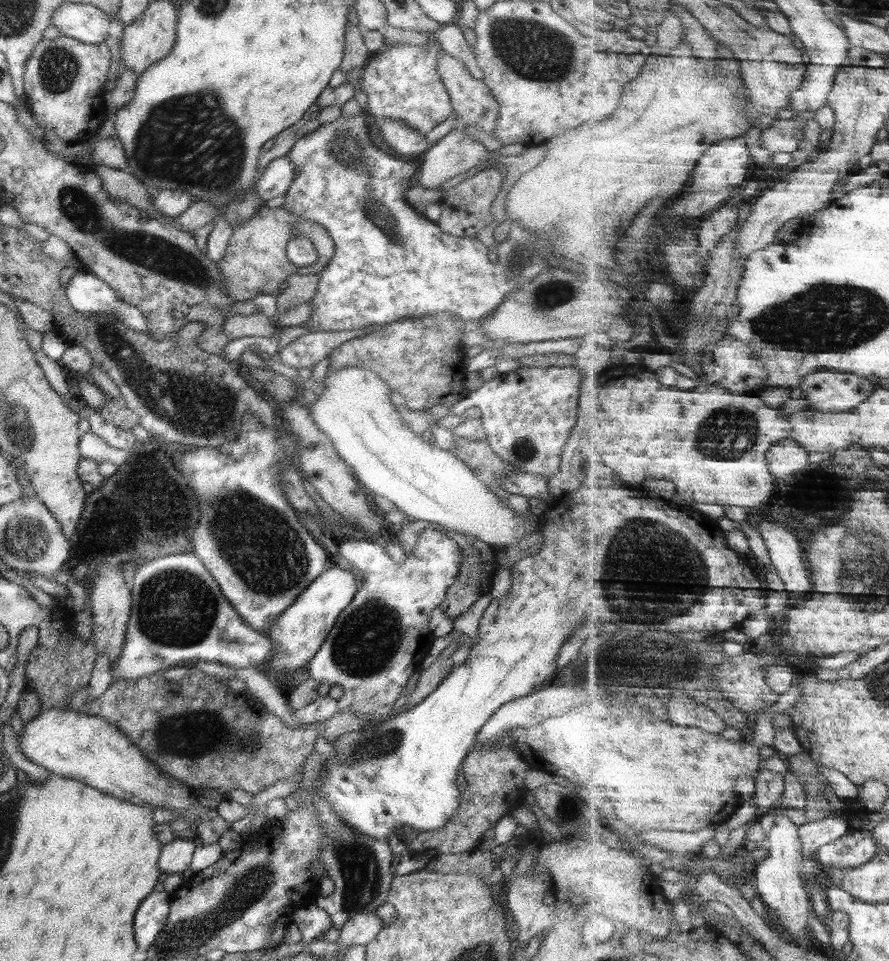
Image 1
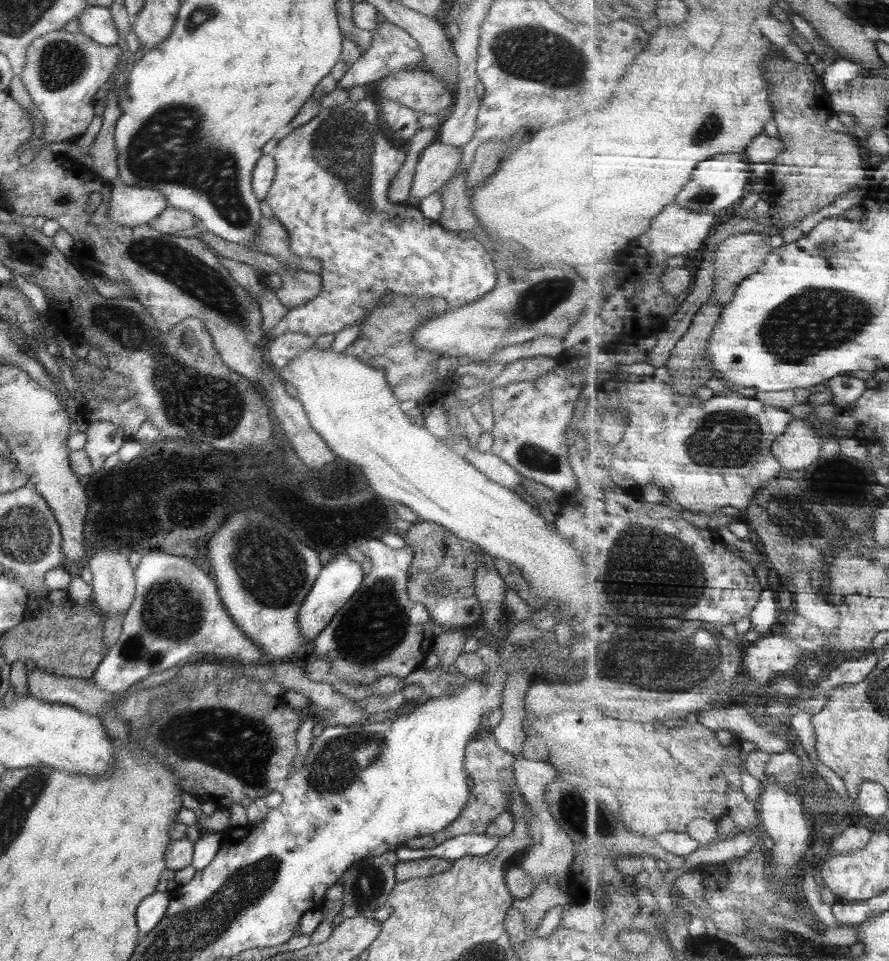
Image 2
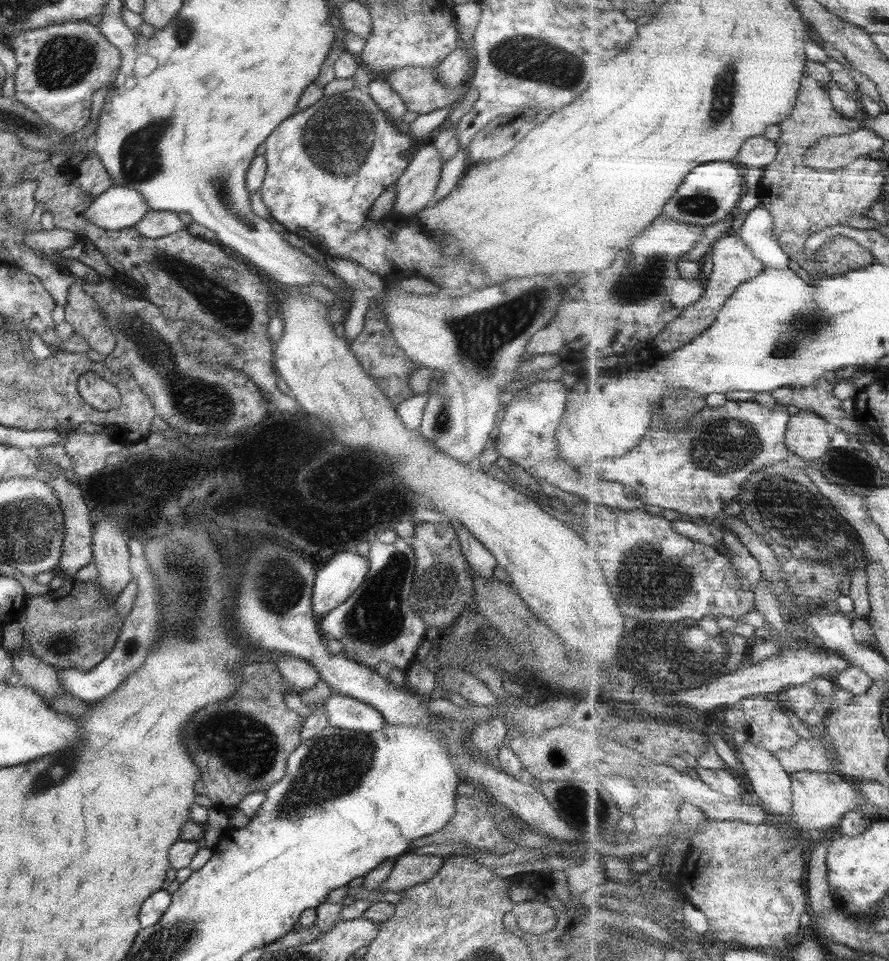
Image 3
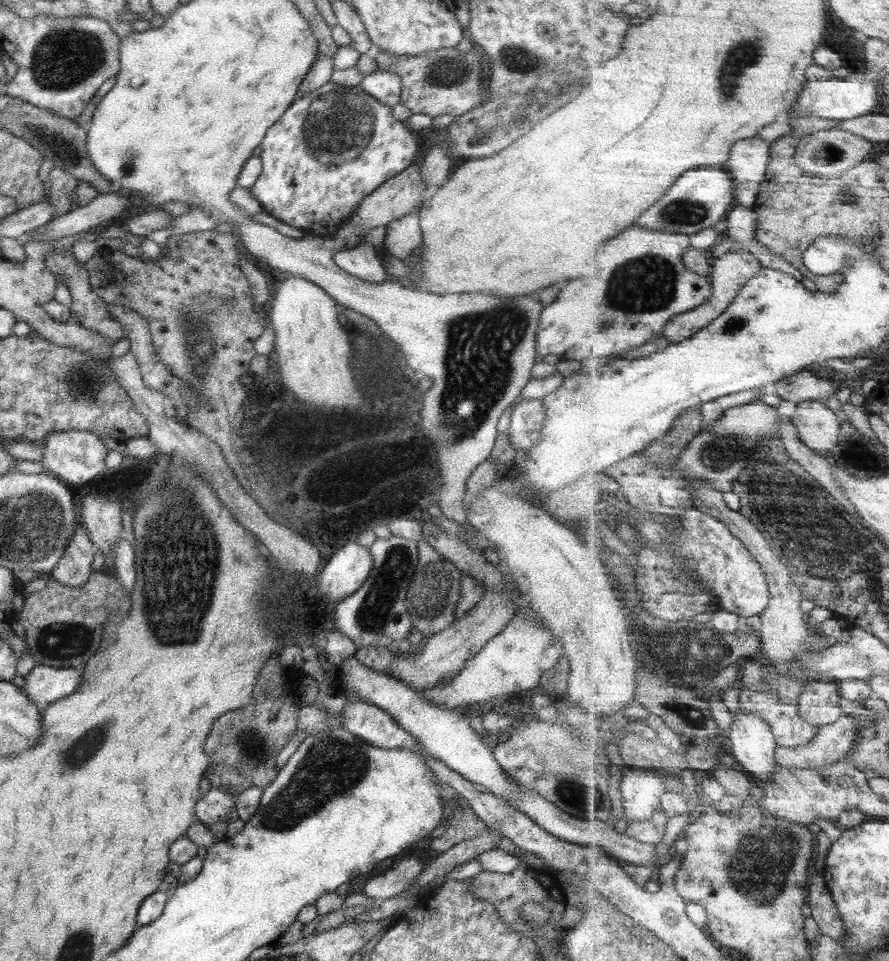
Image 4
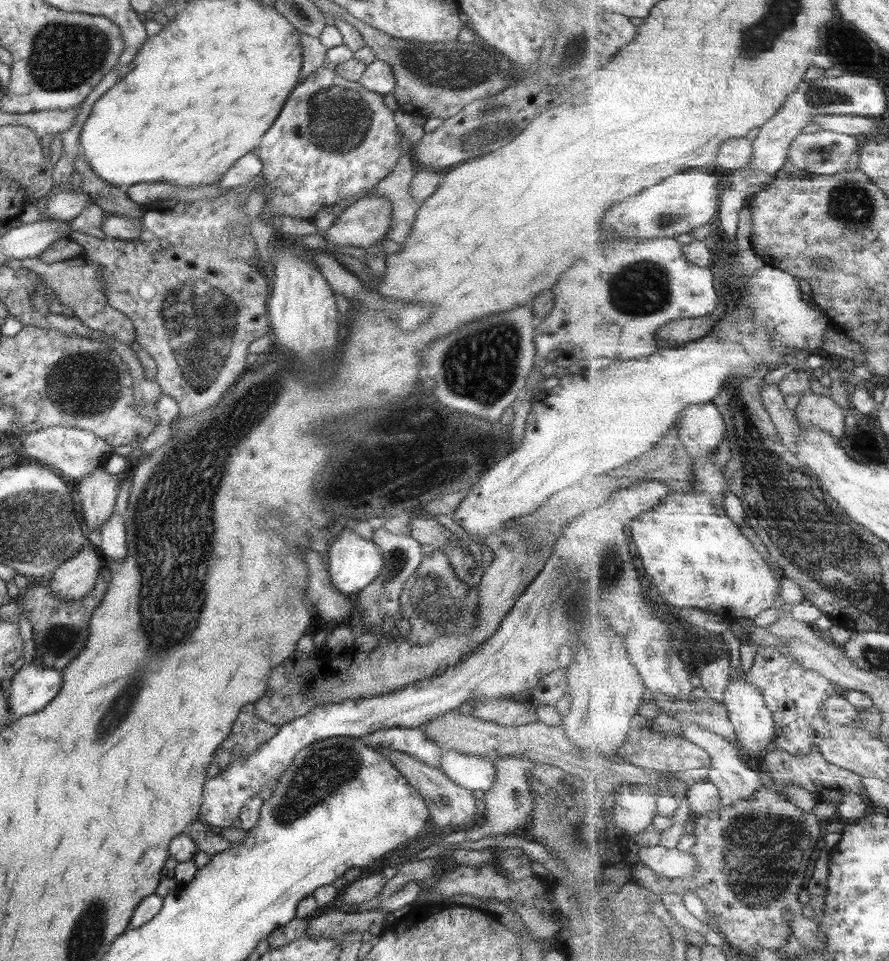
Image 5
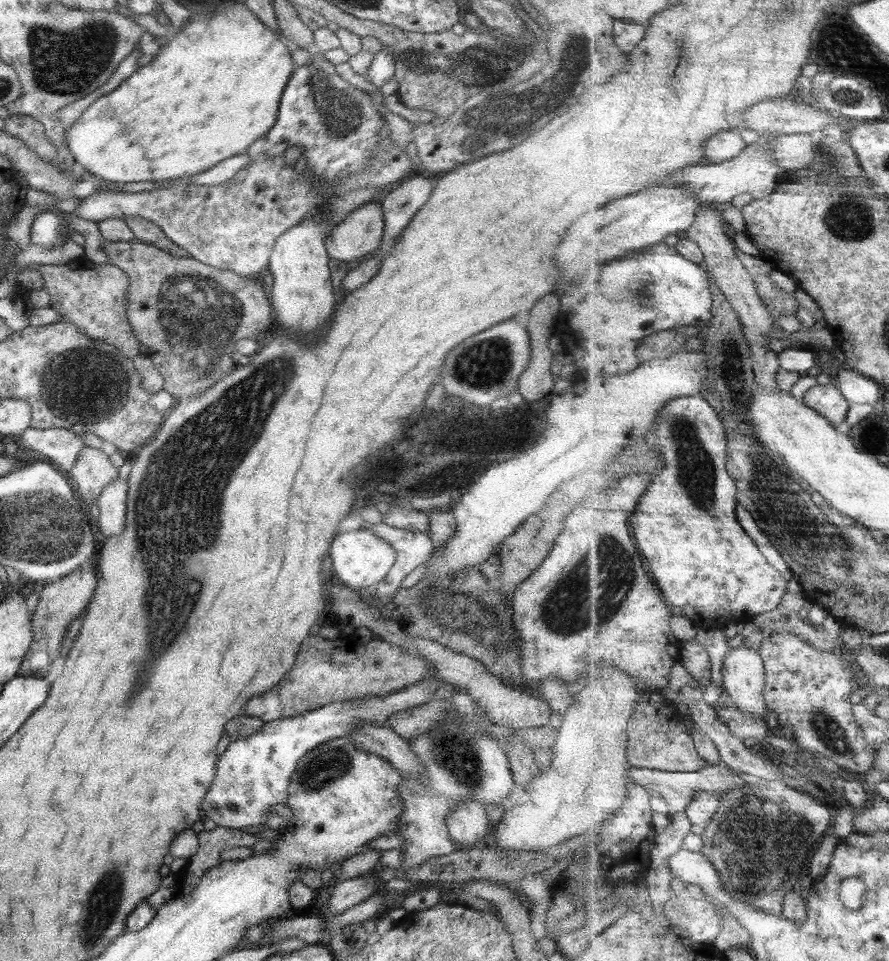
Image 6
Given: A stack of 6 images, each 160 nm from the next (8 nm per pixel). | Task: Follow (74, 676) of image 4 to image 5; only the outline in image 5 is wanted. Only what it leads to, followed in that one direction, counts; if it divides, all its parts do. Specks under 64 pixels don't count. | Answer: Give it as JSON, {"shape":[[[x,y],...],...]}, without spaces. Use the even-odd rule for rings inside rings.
{"shape":[[[38,661],[25,663],[5,683],[8,707],[14,720],[39,712],[57,693],[62,672],[41,665]]]}

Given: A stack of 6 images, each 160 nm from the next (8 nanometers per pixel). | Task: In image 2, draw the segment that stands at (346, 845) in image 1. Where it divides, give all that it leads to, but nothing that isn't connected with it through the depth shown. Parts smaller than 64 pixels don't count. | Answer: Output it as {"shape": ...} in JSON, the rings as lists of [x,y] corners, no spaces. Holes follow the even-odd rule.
{"shape":[[[383,851],[380,855],[361,858],[344,870],[339,884],[341,885],[341,912],[338,914],[343,919],[353,916],[361,916],[372,919],[373,911],[384,906],[386,896],[393,888],[396,878],[394,877],[394,866],[398,863],[394,851]]]}

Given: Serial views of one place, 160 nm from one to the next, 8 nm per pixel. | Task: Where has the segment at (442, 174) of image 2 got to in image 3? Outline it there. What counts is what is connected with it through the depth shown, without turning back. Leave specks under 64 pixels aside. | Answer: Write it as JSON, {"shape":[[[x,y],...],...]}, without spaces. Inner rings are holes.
{"shape":[[[431,144],[419,148],[393,184],[396,195],[390,213],[411,218],[433,204],[434,190],[443,165],[441,155]]]}

